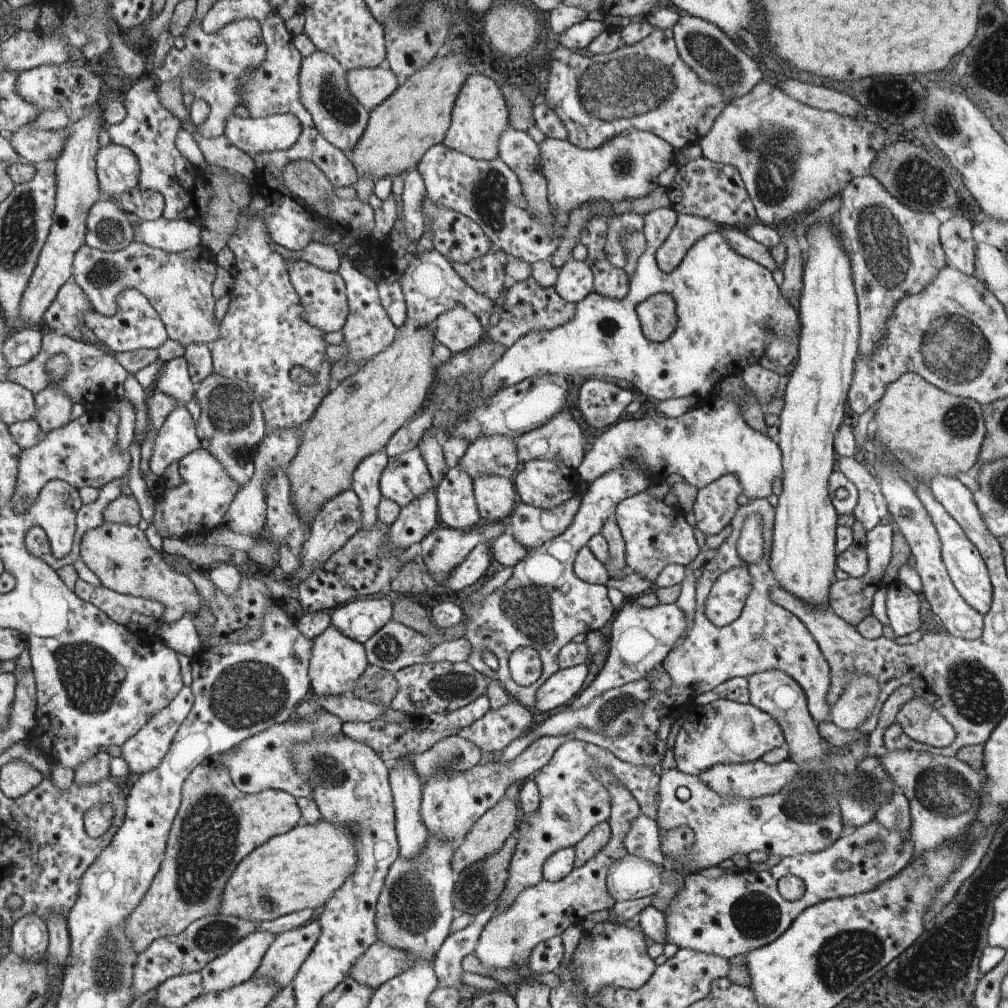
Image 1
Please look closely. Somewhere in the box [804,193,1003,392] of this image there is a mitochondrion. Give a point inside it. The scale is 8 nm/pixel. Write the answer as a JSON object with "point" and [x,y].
{"point":[955,349]}

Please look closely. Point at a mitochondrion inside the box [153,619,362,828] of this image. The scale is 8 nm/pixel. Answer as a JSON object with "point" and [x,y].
{"point":[243,695]}

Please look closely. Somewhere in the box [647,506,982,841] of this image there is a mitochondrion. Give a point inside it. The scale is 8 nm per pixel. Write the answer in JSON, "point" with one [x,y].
{"point":[945,792]}

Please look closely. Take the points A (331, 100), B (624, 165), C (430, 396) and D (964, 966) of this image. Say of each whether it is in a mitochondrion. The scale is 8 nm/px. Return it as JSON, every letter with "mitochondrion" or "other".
{"A":"mitochondrion","B":"mitochondrion","C":"other","D":"mitochondrion"}

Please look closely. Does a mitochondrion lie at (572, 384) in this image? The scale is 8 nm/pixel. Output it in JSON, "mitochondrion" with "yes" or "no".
{"mitochondrion":"no"}

